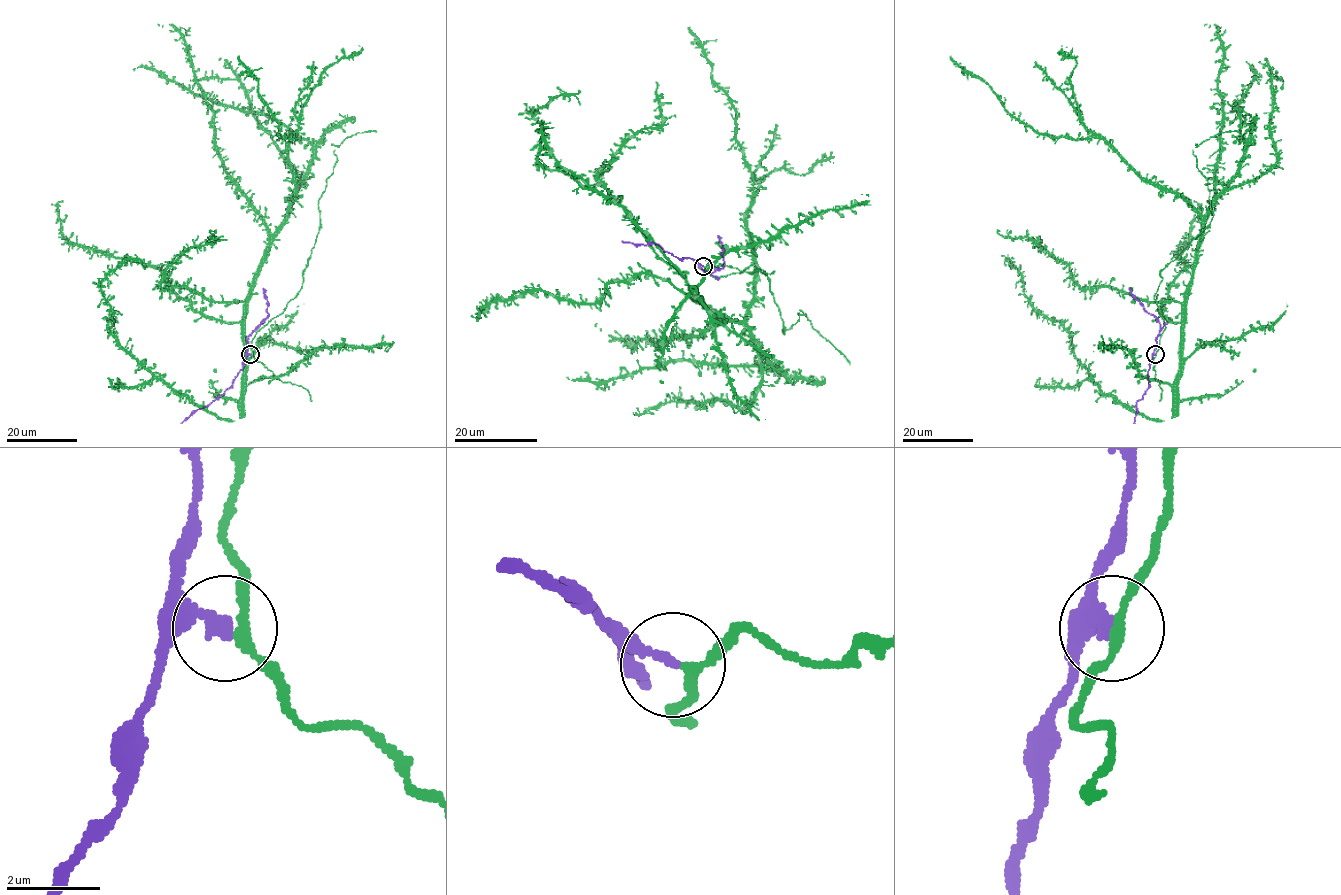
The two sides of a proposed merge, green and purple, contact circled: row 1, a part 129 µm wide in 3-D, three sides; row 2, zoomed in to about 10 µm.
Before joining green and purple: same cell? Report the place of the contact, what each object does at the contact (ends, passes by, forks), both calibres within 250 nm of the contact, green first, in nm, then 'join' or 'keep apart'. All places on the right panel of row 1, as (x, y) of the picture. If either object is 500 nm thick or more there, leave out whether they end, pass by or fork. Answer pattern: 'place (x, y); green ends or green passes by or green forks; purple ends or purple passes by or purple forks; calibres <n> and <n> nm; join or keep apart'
place (1155, 354); green passes by; purple ends; calibres 170 and 240 nm; keep apart

